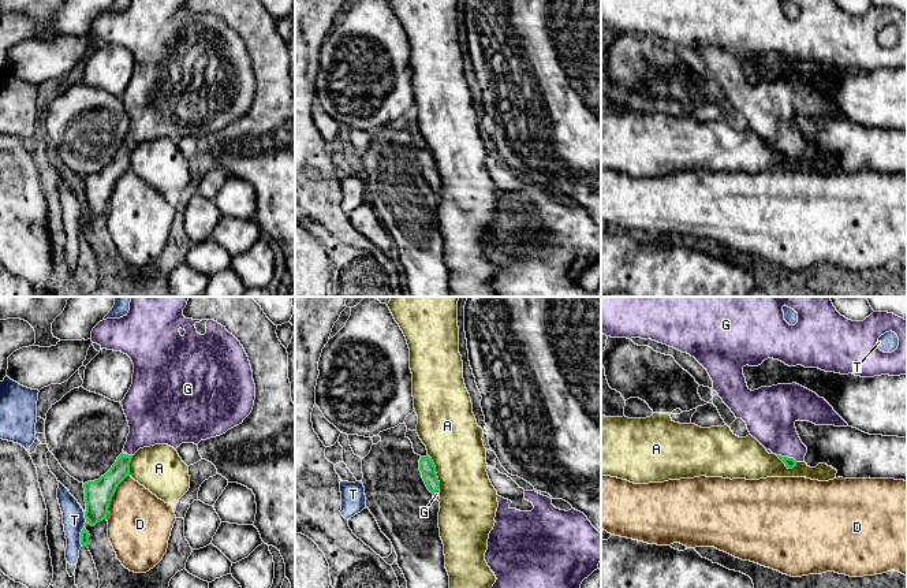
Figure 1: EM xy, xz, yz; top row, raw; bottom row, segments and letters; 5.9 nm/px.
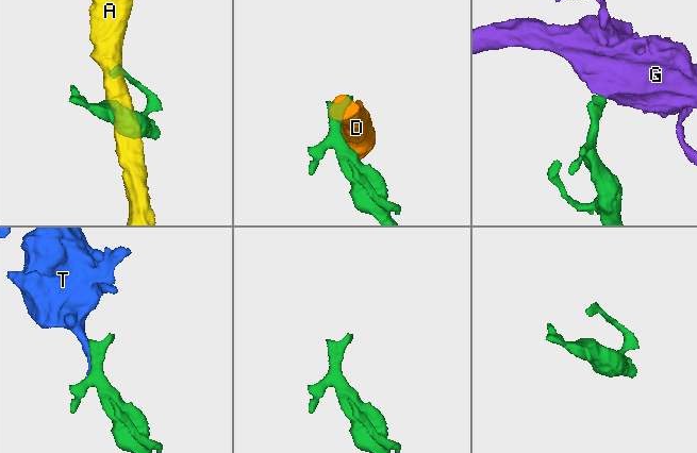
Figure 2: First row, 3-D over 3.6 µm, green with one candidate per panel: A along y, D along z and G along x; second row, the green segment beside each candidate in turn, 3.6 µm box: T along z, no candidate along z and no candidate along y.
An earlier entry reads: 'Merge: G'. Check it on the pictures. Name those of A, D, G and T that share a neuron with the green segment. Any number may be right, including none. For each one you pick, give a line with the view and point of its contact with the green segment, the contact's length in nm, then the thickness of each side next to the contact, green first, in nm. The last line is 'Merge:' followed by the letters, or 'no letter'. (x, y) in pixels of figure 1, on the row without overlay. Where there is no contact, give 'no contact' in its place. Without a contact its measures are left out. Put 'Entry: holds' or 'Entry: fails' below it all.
G: contact yz (787, 151); length 130 nm; calibres 60 and 280 nm
Merge: G
Entry: holds

